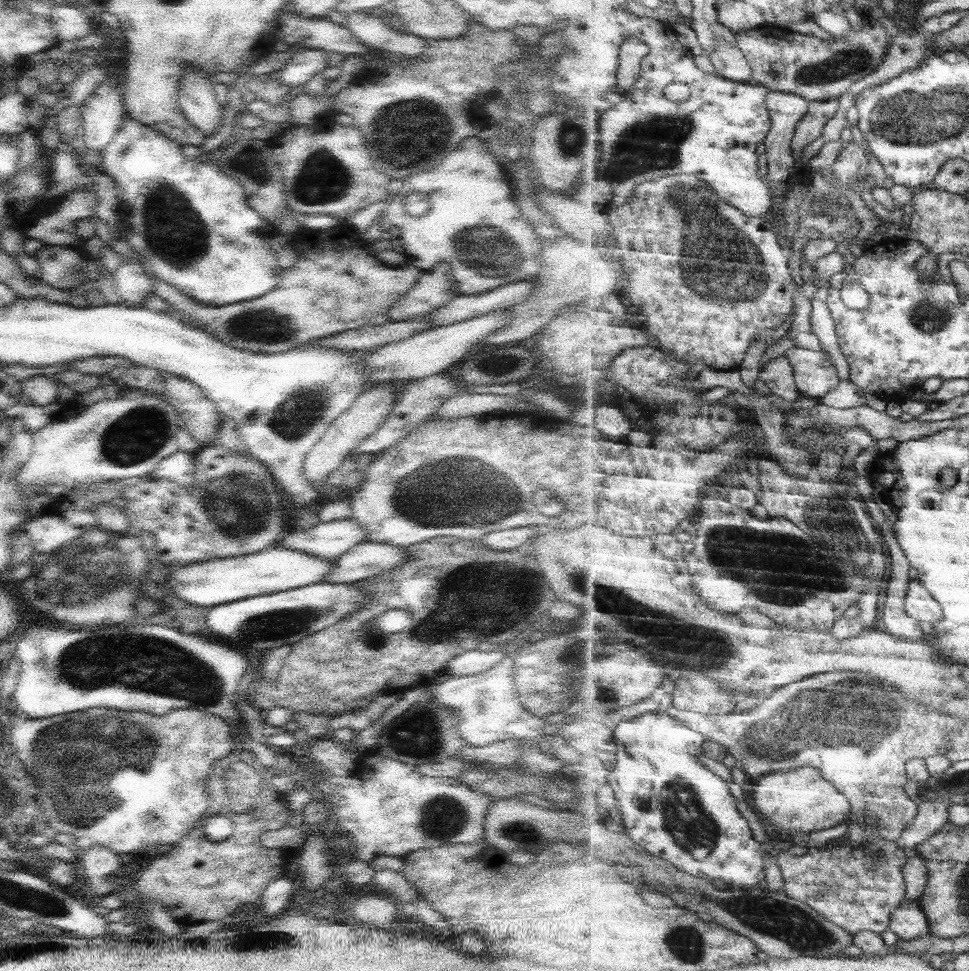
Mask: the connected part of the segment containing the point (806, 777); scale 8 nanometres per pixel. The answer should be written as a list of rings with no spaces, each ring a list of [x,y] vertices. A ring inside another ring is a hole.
[[[796,768],[787,772],[772,772],[763,775],[756,781],[748,785],[751,790],[755,788],[753,794],[756,811],[769,821],[770,825],[777,827],[783,835],[793,834],[793,832],[811,833],[814,831],[827,830],[844,824],[851,814],[851,801],[841,792],[837,792],[834,784],[825,780],[815,768]]]

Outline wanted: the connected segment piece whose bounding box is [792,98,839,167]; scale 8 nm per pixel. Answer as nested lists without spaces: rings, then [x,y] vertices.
[[[839,98],[810,101],[808,111],[797,125],[792,143],[797,167],[807,167],[807,163],[799,159],[801,158],[801,152],[811,142],[823,136],[825,124],[837,114],[837,108],[839,108]]]

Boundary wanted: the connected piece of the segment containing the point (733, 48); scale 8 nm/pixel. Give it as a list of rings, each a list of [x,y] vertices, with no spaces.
[[[717,41],[709,58],[714,65],[716,74],[727,77],[729,80],[750,83],[751,65],[735,43]]]

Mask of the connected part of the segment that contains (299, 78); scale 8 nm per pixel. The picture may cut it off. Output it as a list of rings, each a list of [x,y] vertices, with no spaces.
[[[305,48],[292,53],[287,64],[278,72],[281,84],[295,88],[304,85],[316,72],[336,61],[328,50]]]

